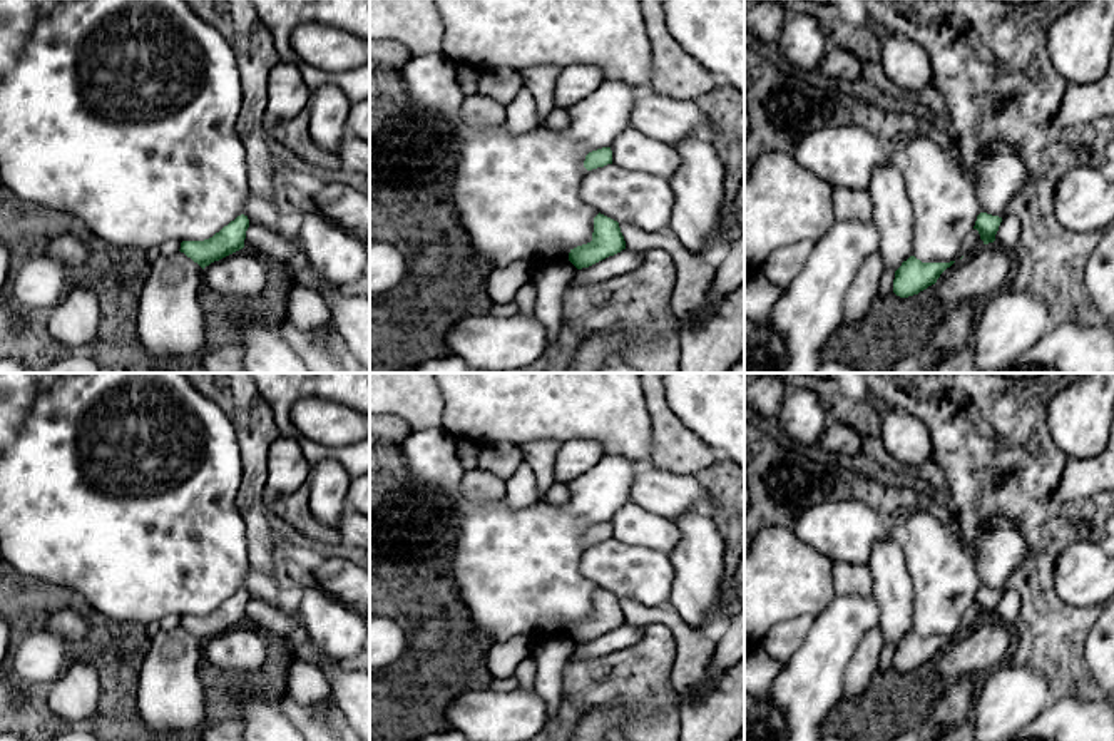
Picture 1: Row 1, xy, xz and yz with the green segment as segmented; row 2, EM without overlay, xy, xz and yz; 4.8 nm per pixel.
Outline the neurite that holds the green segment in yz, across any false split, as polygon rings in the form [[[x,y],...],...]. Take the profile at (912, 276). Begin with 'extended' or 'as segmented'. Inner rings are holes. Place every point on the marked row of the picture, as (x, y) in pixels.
as segmented; [[[910,256],[895,271],[893,293],[900,298],[918,294],[928,286],[935,284],[940,274],[950,268],[950,263],[922,263],[915,256]]]

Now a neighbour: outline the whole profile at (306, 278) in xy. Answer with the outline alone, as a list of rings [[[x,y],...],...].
[[[289,266],[286,268],[294,284],[309,288],[313,291],[316,289],[316,273],[313,271],[313,268],[308,269],[293,269]]]

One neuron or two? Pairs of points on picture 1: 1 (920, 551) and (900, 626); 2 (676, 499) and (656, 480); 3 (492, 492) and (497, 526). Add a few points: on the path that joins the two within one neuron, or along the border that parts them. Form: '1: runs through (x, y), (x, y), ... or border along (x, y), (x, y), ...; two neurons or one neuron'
1: border along (900, 546), (912, 586), (910, 624); two neurons
2: runs through (671, 494), (661, 485); one neuron
3: border along (460, 479), (464, 494), (472, 500), (504, 499); two neurons

